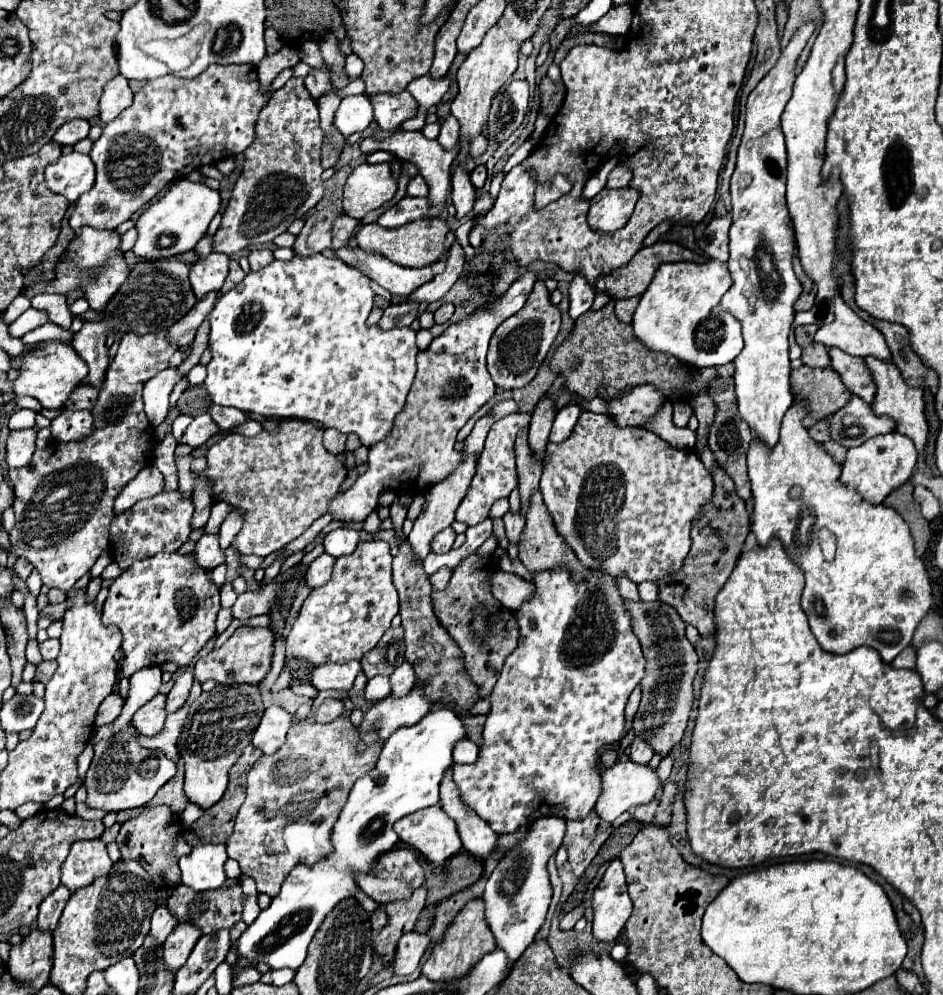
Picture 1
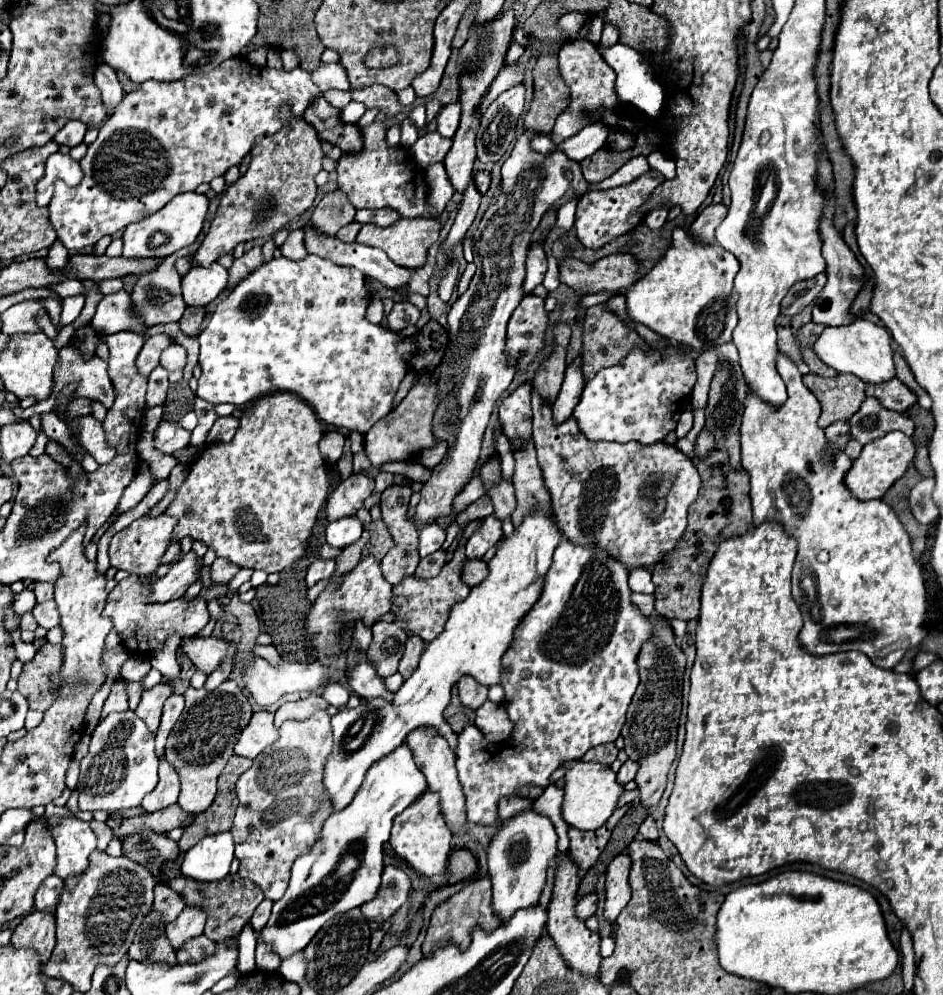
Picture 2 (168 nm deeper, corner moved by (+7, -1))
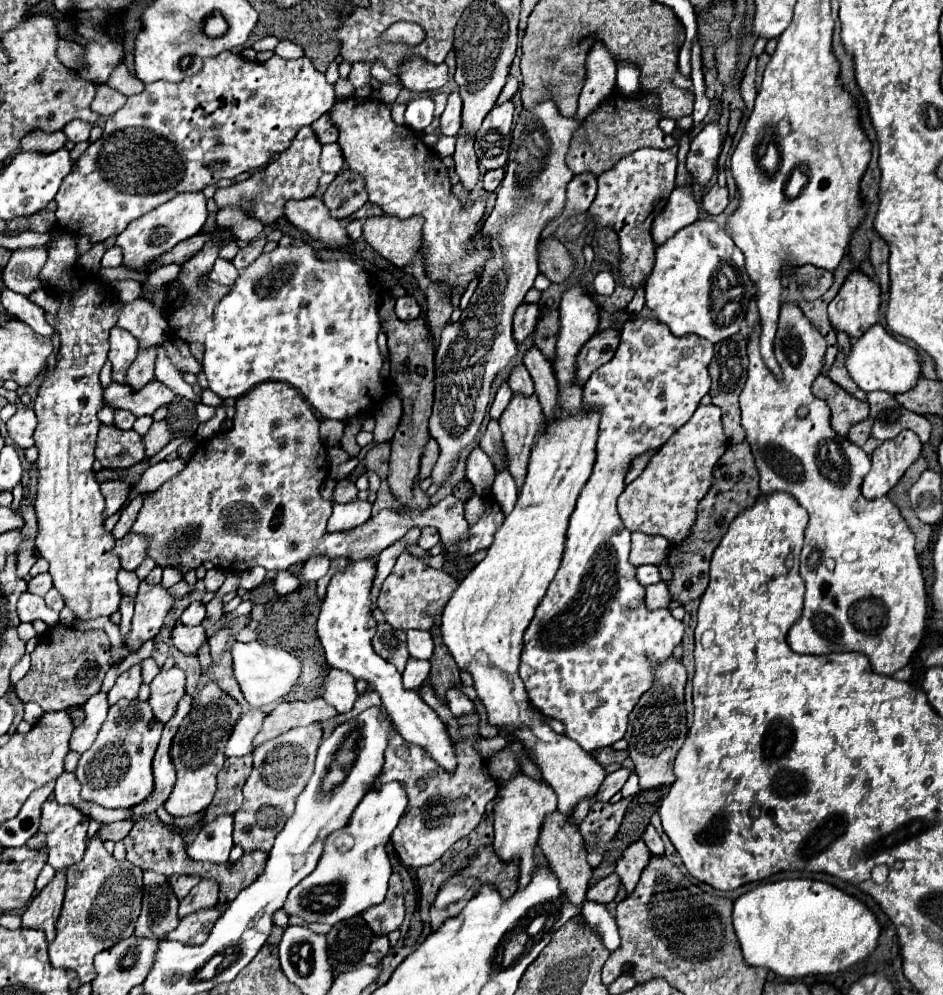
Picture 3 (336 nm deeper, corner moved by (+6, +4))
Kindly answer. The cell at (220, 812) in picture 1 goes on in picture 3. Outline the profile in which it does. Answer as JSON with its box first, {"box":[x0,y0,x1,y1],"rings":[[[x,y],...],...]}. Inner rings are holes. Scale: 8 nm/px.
{"box":[204,756,252,822],"rings":[[[252,756],[228,758],[224,768],[218,772],[218,790],[212,804],[206,808],[204,822],[212,822],[222,814],[234,814],[242,804],[242,786],[252,770]]]}

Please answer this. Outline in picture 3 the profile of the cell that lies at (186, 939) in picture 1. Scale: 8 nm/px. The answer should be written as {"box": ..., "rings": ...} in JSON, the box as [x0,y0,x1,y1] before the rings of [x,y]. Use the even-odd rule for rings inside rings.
{"box":[178,880,218,918],"rings":[[[202,880],[198,886],[192,888],[192,892],[180,902],[178,908],[178,918],[186,918],[198,910],[208,910],[216,906],[216,896],[218,888],[212,884],[212,880]]]}

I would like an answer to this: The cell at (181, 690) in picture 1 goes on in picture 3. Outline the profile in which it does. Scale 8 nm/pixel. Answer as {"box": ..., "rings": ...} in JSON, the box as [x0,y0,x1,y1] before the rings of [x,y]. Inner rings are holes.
{"box":[132,694,192,818],"rings":[[[188,694],[182,696],[182,700],[178,702],[178,708],[176,708],[176,714],[164,724],[164,730],[162,730],[162,738],[160,738],[160,744],[158,744],[158,750],[156,750],[156,756],[154,756],[154,792],[152,796],[148,796],[144,802],[132,806],[132,814],[134,818],[140,818],[148,812],[156,812],[156,808],[160,804],[164,804],[174,788],[174,782],[176,782],[176,770],[174,770],[174,764],[170,760],[170,742],[180,726],[180,722],[184,720],[184,716],[190,712],[190,702],[192,698]]]}

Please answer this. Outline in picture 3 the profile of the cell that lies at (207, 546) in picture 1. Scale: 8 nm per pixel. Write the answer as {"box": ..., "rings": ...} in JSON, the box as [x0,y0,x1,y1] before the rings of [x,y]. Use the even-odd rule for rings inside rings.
{"box":[126,580,176,650],"rings":[[[146,580],[140,582],[136,594],[136,612],[132,618],[132,630],[126,638],[126,644],[132,650],[138,650],[142,642],[152,640],[160,632],[166,614],[174,606],[174,600],[176,598],[170,594],[168,588],[162,586],[162,582],[158,584],[150,584]]]}

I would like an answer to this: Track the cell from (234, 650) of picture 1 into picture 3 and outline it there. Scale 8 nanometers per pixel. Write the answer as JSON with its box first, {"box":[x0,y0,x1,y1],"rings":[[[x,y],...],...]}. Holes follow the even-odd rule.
{"box":[172,622,206,656],"rings":[[[178,622],[172,630],[172,642],[174,646],[186,654],[186,656],[194,656],[200,652],[200,648],[206,644],[206,632],[204,626],[186,626],[182,622]]]}

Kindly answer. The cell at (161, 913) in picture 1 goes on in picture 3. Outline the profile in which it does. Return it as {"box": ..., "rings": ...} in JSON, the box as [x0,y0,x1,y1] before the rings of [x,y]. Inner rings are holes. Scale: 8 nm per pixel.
{"box":[168,876,200,900],"rings":[[[172,876],[172,878],[168,880],[168,884],[170,884],[170,888],[174,890],[174,894],[176,894],[178,900],[184,900],[184,898],[188,896],[188,892],[190,892],[198,882],[200,882],[200,880],[196,880],[194,876]]]}

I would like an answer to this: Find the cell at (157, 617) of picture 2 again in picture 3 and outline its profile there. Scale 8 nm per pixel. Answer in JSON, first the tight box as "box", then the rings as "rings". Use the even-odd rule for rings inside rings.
{"box":[182,602,206,626],"rings":[[[192,602],[184,612],[182,612],[182,622],[186,626],[198,626],[206,618],[206,606],[202,602]]]}

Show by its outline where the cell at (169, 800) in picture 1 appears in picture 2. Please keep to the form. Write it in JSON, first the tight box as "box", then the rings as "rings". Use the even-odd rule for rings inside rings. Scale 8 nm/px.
{"box":[106,805,195,839],"rings":[[[169,805],[169,807],[155,811],[155,813],[125,819],[121,825],[111,818],[106,821],[106,824],[113,829],[115,837],[123,839],[123,837],[133,835],[133,833],[141,833],[141,835],[167,833],[167,831],[177,829],[177,827],[189,827],[193,823],[193,819],[195,819],[195,815],[183,813],[179,809],[179,805]]]}

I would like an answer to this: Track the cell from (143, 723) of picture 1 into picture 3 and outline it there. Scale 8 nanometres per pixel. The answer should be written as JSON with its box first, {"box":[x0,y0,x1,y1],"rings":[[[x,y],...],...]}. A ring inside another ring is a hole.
{"box":[148,666,186,724],"rings":[[[176,666],[160,672],[152,680],[148,704],[152,706],[152,712],[158,722],[164,724],[172,718],[172,712],[176,712],[178,700],[184,696],[184,684],[186,684],[186,674]]]}

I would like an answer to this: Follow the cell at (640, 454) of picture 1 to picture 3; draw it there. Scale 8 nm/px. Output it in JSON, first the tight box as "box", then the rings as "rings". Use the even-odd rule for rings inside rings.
{"box":[524,348,560,418],"rings":[[[532,348],[524,356],[524,366],[528,368],[528,372],[530,372],[532,380],[534,380],[534,394],[538,396],[544,418],[556,416],[556,412],[560,410],[560,404],[556,402],[558,382],[556,382],[552,364],[540,354],[538,348]]]}

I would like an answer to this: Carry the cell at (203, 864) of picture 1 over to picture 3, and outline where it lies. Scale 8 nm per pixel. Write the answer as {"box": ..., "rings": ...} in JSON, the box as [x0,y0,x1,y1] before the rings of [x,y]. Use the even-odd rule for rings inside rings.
{"box":[188,814,232,864],"rings":[[[222,814],[214,822],[202,826],[196,840],[188,846],[188,856],[196,862],[224,864],[232,850],[232,816]]]}

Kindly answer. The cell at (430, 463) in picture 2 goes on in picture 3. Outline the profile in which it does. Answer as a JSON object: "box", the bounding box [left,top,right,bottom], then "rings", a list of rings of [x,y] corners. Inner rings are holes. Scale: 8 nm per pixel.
{"box":[418,440,438,480],"rings":[[[430,440],[422,454],[422,464],[420,464],[420,474],[418,474],[420,480],[426,480],[430,476],[430,470],[436,464],[436,460],[438,460],[438,444],[434,440]]]}

